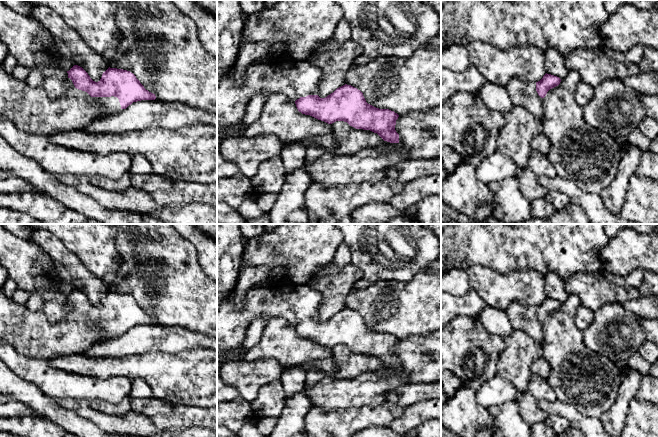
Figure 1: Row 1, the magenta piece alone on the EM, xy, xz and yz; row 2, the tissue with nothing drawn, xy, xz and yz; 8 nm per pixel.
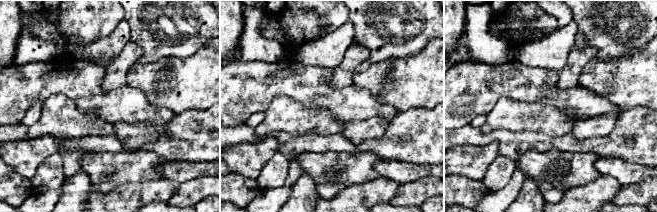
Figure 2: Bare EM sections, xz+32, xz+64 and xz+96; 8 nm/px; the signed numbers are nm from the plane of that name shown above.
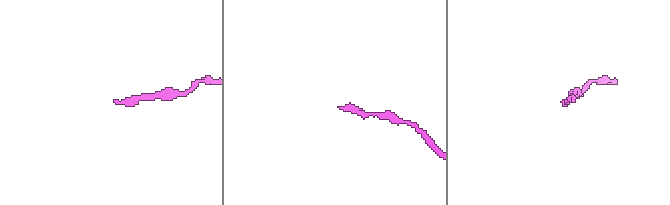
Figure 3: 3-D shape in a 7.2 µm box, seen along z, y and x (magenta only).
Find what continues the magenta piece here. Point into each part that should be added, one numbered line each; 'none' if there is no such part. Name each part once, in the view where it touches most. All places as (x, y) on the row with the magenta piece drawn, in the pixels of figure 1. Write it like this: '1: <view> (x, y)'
1: xy (30, 108)

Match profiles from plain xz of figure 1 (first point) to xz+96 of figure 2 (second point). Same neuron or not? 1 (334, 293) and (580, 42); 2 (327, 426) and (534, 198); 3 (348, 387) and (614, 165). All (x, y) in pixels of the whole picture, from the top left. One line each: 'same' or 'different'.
1: different
2: different
3: different

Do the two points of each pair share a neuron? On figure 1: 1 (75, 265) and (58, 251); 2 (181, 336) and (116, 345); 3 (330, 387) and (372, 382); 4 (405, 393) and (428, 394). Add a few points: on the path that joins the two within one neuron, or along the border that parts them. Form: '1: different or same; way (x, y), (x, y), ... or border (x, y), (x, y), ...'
1: same; way (71, 264), (62, 255)
2: same; way (165, 338), (142, 338), (132, 342)
3: same; way (340, 387), (362, 387)
4: same; way (411, 393), (422, 393)

